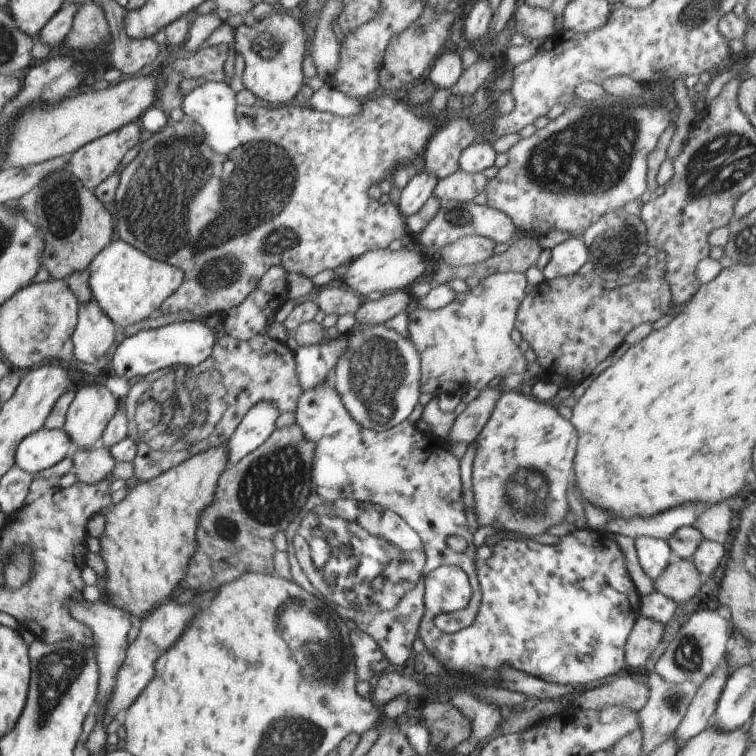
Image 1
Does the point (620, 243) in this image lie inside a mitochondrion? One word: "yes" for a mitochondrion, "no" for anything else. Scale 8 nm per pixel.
yes

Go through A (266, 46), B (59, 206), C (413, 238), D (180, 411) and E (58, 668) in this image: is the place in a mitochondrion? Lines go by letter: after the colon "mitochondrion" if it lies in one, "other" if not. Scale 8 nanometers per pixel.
A: mitochondrion
B: mitochondrion
C: other
D: mitochondrion
E: mitochondrion

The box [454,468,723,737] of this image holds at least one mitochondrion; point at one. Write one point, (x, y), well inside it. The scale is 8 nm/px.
(688, 658)

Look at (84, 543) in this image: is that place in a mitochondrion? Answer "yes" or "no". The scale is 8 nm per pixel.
no

